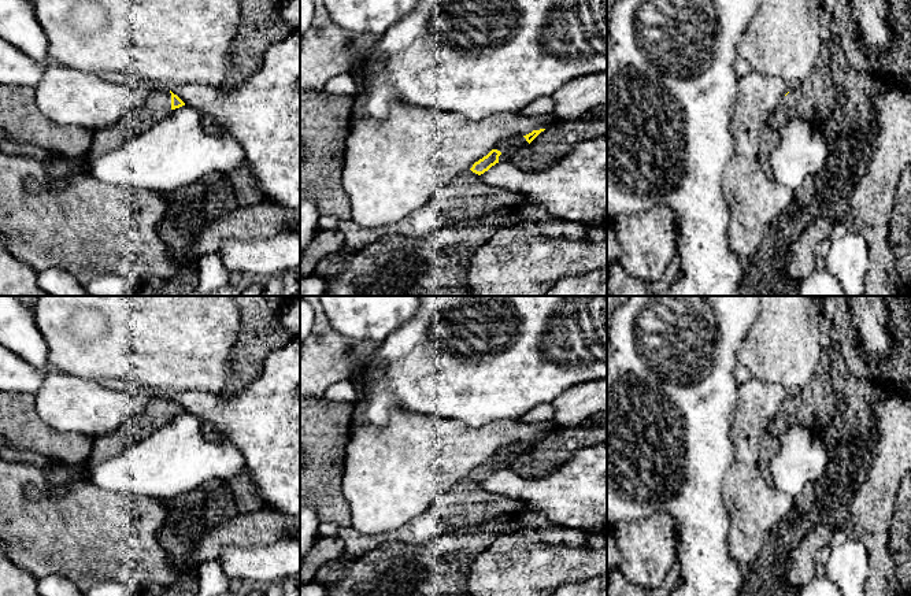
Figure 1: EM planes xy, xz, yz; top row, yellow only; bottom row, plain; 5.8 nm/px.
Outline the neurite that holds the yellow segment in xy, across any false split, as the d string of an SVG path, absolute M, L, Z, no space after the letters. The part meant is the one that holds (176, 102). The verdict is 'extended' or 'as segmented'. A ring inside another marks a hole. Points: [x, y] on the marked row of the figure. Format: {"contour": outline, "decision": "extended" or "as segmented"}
{"contour": "M158 88L148 96L144 105L130 110L118 125L93 132L92 147L79 159L90 166L96 158L112 152L126 140L148 132L163 121L171 110L182 105L185 103L170 89Z", "decision": "extended"}

